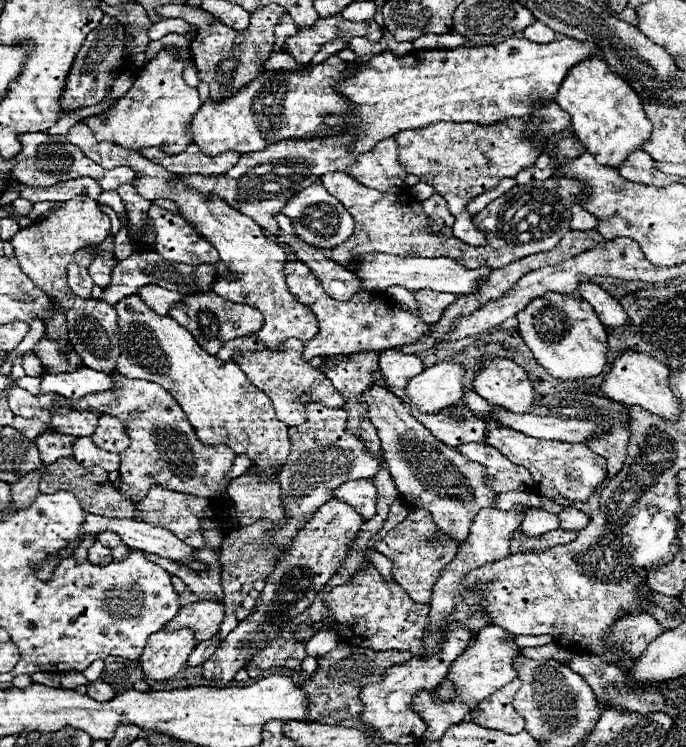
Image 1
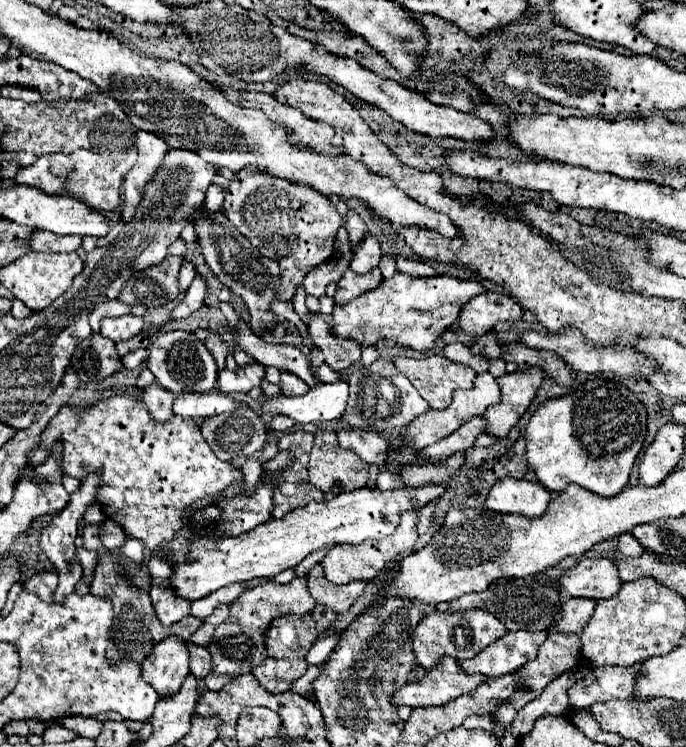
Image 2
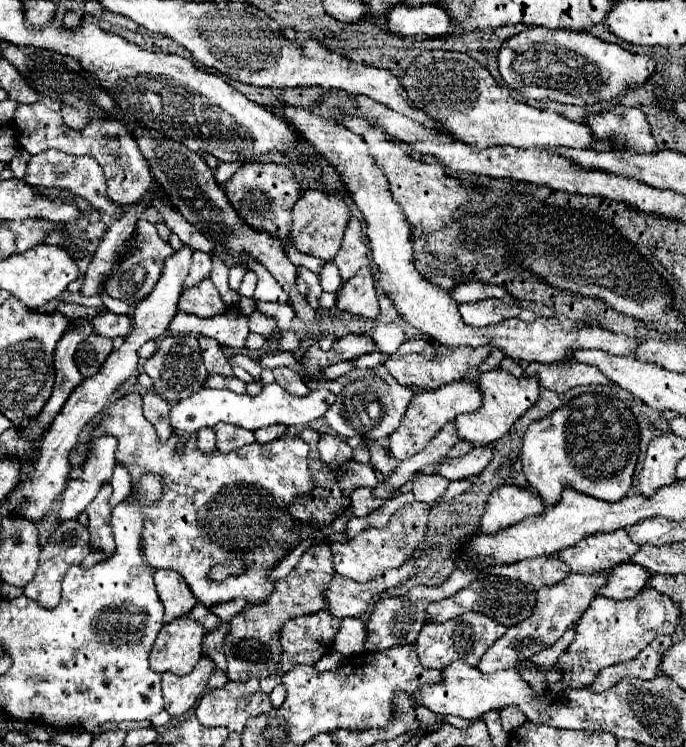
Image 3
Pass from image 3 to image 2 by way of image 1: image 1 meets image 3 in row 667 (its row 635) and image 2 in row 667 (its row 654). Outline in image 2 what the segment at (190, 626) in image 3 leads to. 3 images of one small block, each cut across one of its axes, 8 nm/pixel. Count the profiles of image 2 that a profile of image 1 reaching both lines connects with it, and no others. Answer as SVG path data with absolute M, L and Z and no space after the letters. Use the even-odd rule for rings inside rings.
M174 636L168 638L168 640L162 640L160 644L156 644L156 648L150 652L150 656L142 662L142 680L146 684L150 684L160 698L170 698L174 696L184 678L190 674L188 672L188 648L184 648L184 640L176 640Z

